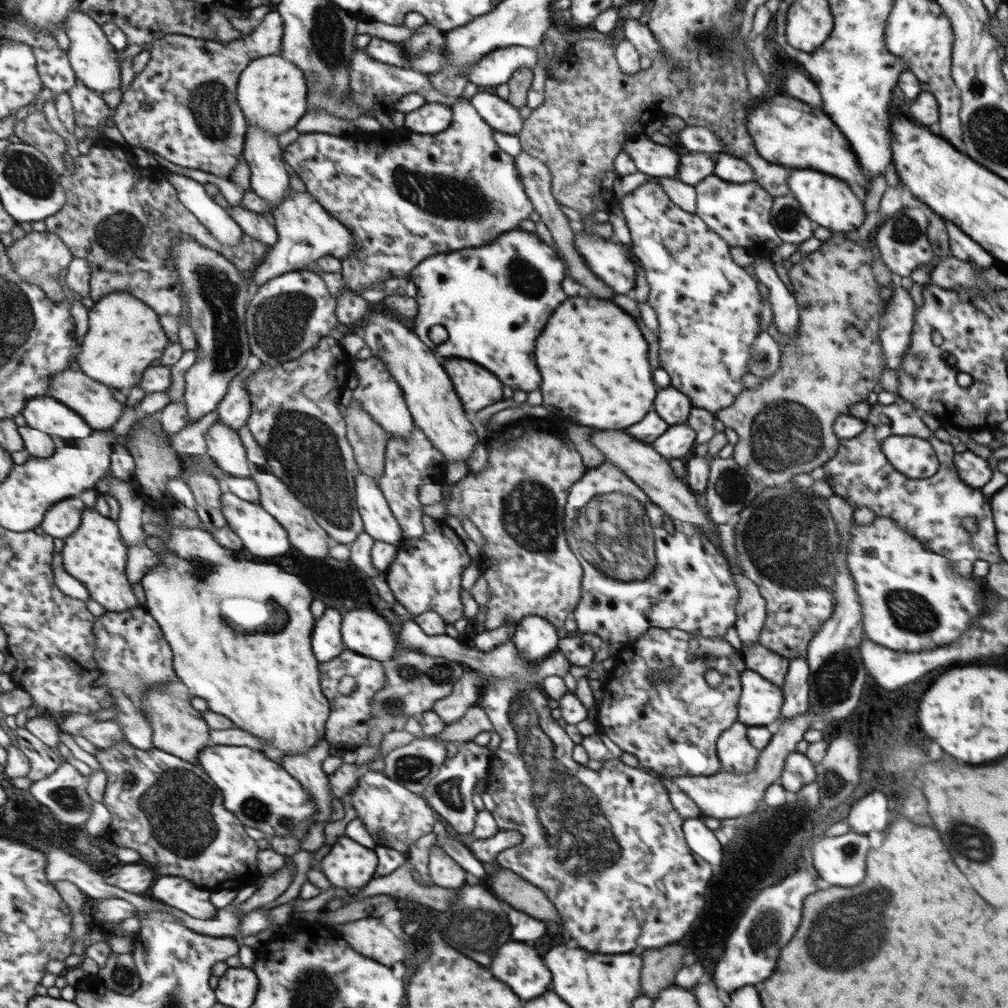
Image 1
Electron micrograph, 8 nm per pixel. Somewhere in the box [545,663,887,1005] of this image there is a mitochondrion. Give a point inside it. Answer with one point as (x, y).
(770, 927)

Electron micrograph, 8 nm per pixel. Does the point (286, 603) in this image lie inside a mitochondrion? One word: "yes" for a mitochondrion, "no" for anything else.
no

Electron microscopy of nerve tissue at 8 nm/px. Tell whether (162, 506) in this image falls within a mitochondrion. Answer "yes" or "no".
no

